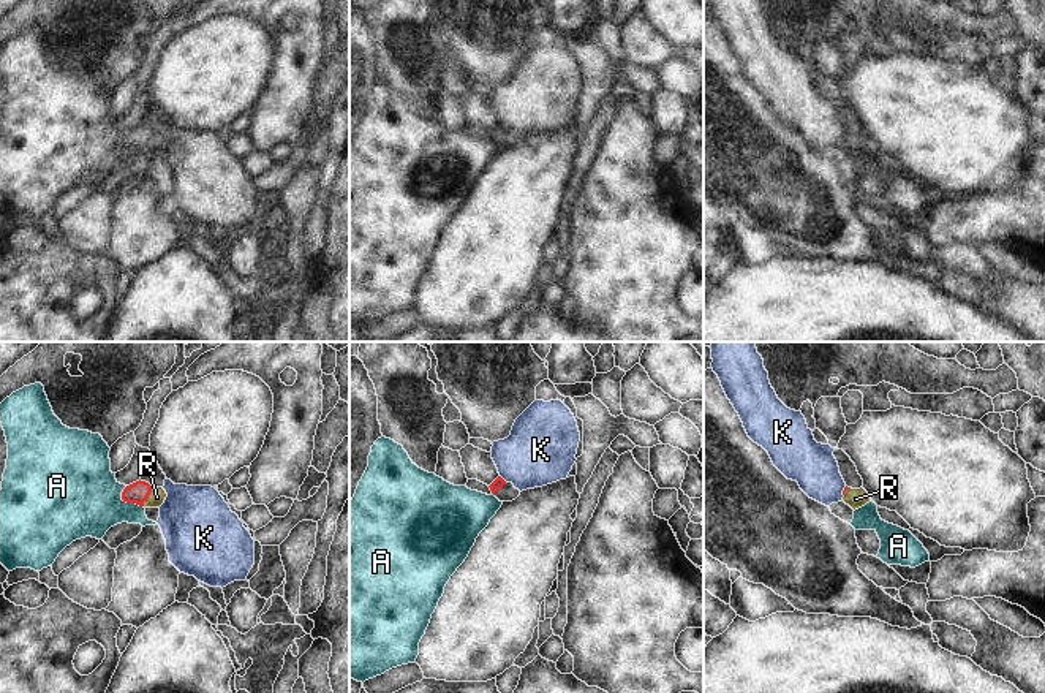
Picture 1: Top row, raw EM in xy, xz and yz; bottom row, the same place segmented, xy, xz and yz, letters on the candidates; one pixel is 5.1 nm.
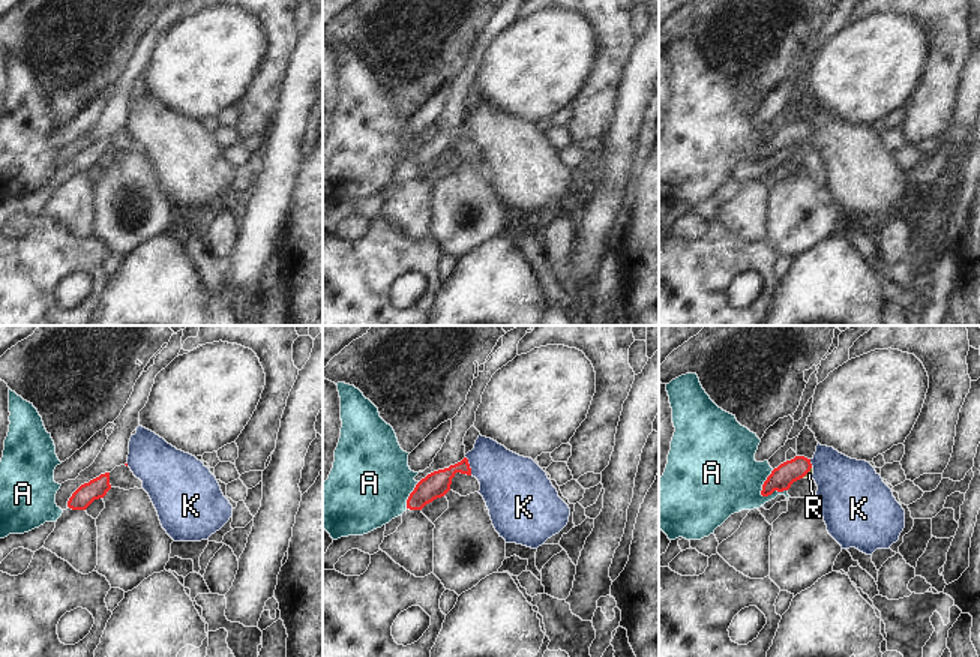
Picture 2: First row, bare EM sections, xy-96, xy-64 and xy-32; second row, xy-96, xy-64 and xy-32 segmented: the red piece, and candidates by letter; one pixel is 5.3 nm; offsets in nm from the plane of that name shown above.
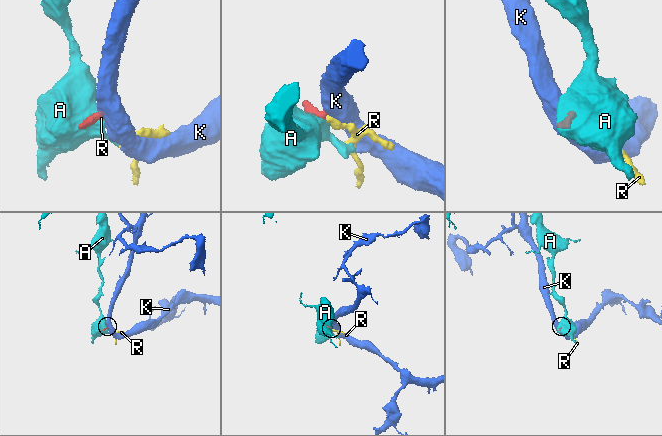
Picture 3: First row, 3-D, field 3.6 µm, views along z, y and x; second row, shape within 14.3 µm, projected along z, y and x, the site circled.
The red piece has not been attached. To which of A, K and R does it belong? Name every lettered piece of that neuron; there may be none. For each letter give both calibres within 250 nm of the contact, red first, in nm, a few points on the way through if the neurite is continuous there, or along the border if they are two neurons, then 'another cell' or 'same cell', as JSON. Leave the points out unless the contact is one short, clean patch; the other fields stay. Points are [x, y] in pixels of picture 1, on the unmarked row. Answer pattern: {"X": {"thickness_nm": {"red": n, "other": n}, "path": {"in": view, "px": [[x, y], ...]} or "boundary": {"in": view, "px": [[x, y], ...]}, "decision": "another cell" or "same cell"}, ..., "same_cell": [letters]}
{"A": {"thickness_nm": {"red": 110, "other": 400}, "boundary": {"in": "xy", "px": [[125, 132], [122, 144], [143, 152]]}, "decision": "another cell"}, "K": {"thickness_nm": {"red": 60, "other": 360}, "boundary": {"in": "xz", "px": [[500, 121], [506, 127]]}, "decision": "another cell"}, "R": {"thickness_nm": {"red": 110, "other": 90}, "path": {"in": "xy", "px": [[138, 138], [147, 143], [157, 143]]}, "decision": "same cell"}, "same_cell": ["R"]}

